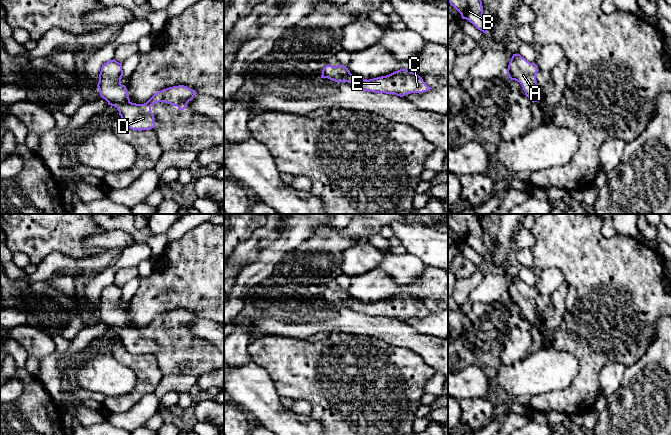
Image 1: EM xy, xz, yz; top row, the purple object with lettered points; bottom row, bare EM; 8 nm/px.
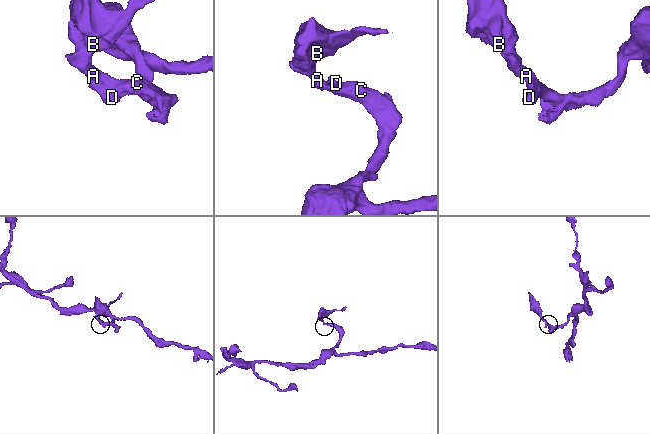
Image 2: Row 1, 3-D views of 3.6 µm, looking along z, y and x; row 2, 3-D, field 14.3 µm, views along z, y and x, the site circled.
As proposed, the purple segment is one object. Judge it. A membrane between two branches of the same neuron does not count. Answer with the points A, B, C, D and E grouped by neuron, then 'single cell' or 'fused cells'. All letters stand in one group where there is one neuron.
groups A B C D E; single cell

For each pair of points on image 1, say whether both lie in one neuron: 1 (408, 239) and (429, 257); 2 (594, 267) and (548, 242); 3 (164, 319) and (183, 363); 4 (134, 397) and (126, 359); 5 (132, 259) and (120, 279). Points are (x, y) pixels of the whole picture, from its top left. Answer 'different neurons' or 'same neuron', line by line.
1: same neuron
2: same neuron
3: same neuron
4: same neuron
5: different neurons

